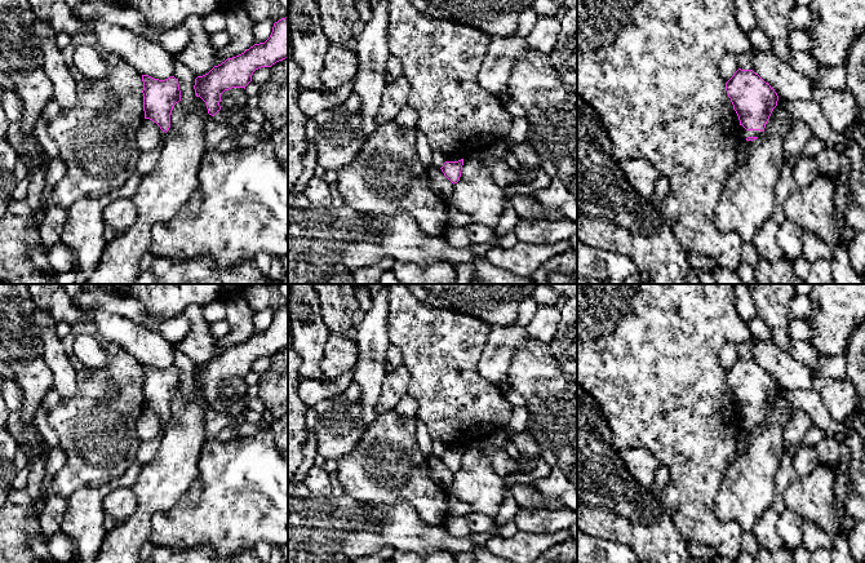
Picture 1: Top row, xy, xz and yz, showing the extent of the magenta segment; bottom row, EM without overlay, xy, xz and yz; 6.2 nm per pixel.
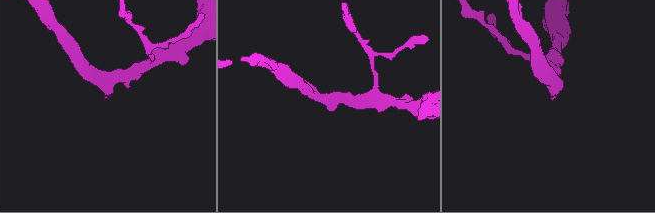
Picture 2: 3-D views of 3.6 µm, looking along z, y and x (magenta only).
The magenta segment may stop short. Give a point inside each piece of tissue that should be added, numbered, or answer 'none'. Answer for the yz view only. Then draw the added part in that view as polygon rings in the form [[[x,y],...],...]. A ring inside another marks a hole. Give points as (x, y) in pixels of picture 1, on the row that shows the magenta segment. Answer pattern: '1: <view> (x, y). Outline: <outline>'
1: yz (745, 133). Outline: [[[740,125],[741,138],[746,139],[748,137],[759,137],[762,134],[760,130],[746,130],[742,125]]]

